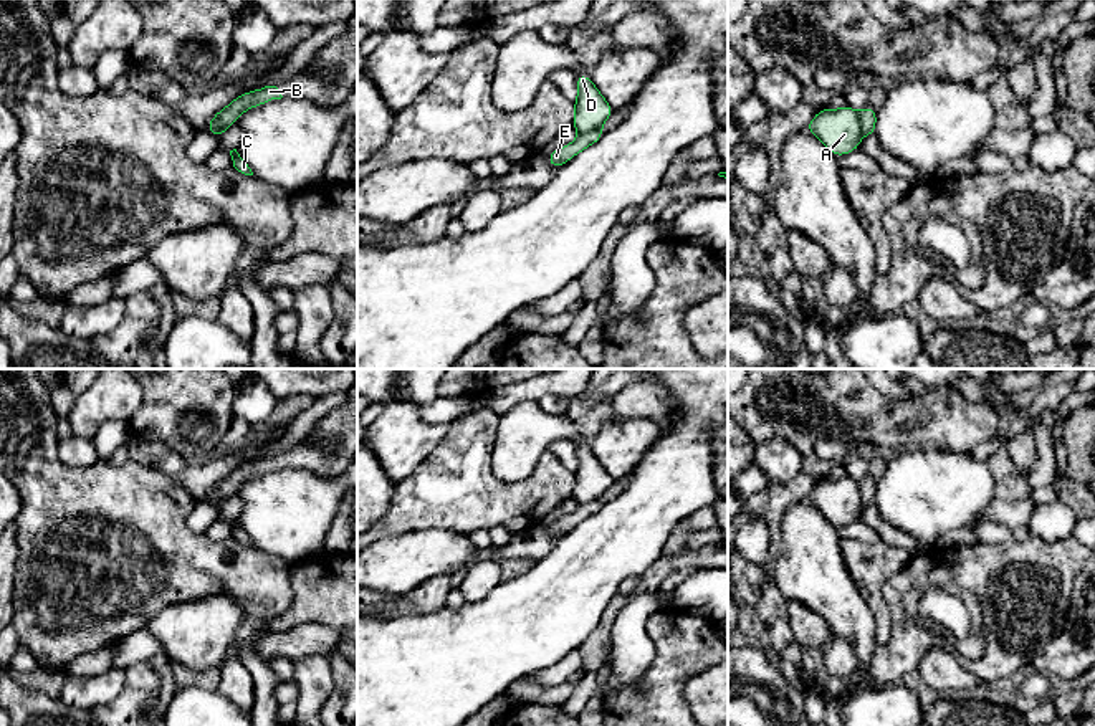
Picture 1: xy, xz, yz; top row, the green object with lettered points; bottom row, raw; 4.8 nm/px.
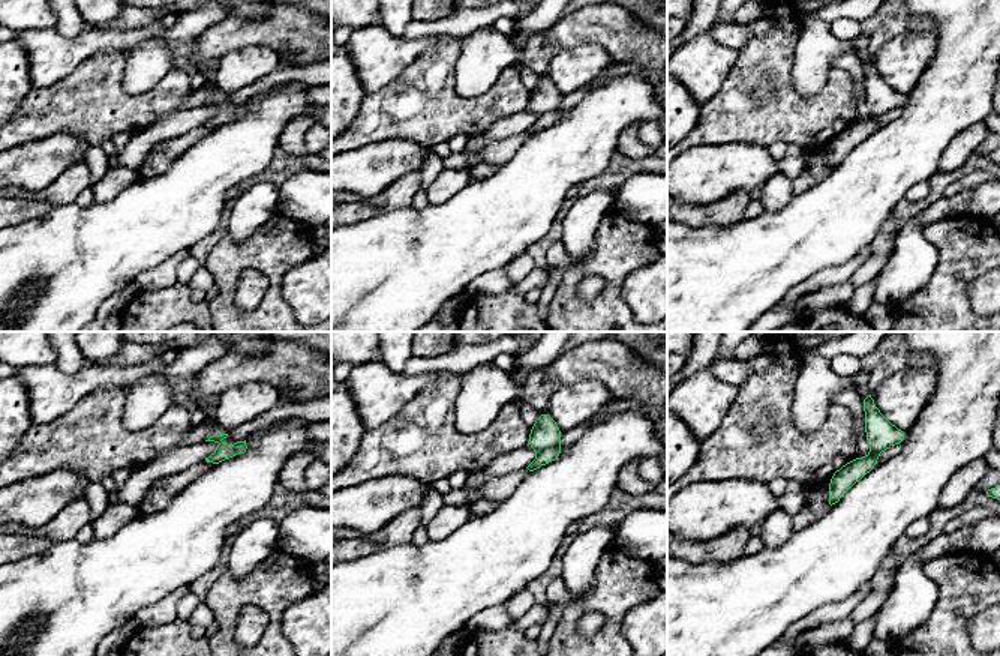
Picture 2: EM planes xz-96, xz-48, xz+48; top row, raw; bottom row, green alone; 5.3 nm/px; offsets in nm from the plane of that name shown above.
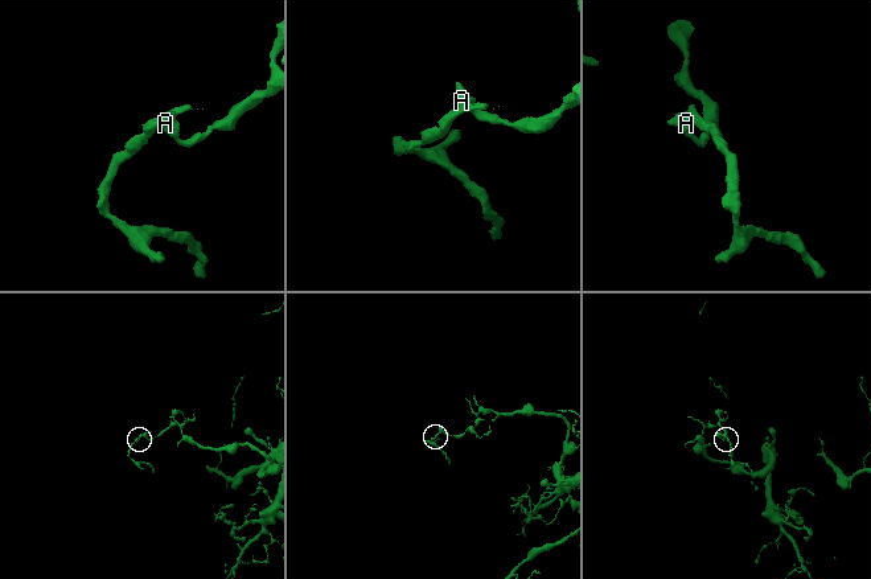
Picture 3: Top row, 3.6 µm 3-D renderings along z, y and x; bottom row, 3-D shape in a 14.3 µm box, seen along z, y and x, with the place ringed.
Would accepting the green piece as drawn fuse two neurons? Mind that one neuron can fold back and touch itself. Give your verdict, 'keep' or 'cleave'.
cleave

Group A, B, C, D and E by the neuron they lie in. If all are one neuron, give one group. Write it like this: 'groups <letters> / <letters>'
groups A C D / B E

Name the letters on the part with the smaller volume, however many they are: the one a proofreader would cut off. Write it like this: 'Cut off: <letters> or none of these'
Cut off: B, E

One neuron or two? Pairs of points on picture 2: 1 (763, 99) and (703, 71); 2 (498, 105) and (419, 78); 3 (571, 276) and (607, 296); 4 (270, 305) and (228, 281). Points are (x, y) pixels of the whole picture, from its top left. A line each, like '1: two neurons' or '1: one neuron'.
1: two neurons
2: one neuron
3: one neuron
4: one neuron

